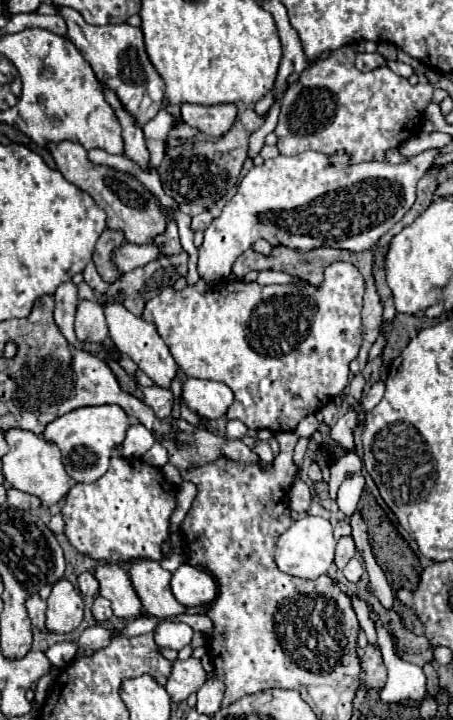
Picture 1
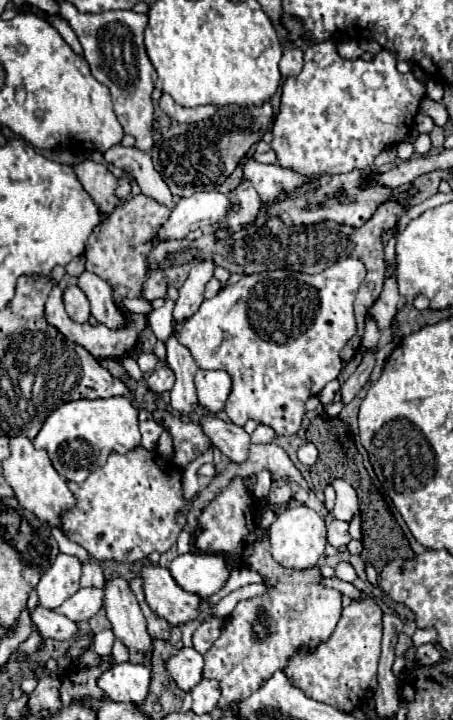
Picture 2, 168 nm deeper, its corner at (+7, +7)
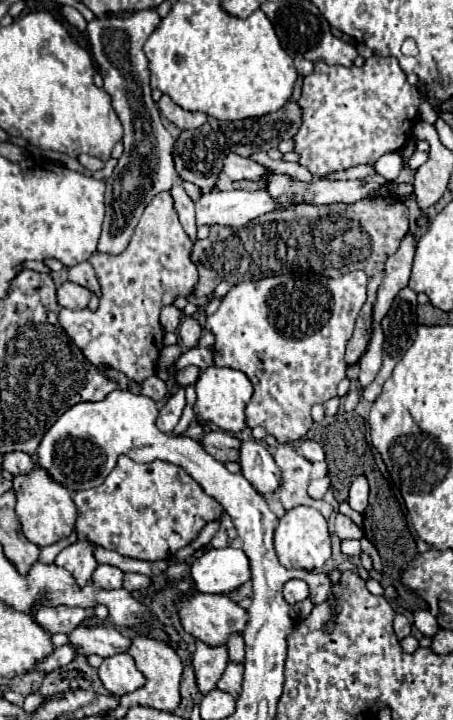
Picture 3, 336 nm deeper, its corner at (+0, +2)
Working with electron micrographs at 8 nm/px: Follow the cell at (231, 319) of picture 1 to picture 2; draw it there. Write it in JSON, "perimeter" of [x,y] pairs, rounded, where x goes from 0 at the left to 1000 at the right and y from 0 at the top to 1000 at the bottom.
{"perimeter":[[[773,357],[698,382],[627,374],[539,382],[525,393],[499,396],[481,410],[455,415],[424,440],[384,446],[384,465],[415,482],[442,513],[490,513],[508,521],[512,543],[494,571],[512,588],[539,590],[547,582],[561,582],[600,593],[609,604],[649,604],[671,579],[671,560],[755,515],[751,488],[786,463],[777,426],[804,382],[804,365]]]}

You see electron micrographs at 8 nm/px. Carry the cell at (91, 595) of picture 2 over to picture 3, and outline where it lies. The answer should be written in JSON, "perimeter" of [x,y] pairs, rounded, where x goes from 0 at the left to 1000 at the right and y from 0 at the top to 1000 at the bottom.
{"perimeter":[[[95,842],[73,858],[108,881],[121,881],[121,878],[152,881],[166,869],[174,869],[179,861],[196,858],[201,853],[205,853],[205,847],[196,847],[196,844],[139,844],[139,842],[113,844],[113,842]]]}

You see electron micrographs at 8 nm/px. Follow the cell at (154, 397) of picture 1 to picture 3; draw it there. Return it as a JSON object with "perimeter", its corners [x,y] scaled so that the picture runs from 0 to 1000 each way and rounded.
{"perimeter":[[[413,508],[413,511],[404,511],[404,514],[391,517],[391,533],[395,533],[395,536],[430,533],[430,528],[439,525],[439,519],[444,519],[444,511],[435,511],[435,508]]]}

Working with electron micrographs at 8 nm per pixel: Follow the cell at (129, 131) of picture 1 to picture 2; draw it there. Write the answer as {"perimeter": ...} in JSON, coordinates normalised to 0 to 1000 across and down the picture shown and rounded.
{"perimeter":[[[252,201],[230,213],[230,221],[234,221],[234,226],[247,226],[247,229],[291,240],[291,246],[305,251],[318,271],[344,276],[349,282],[358,282],[375,290],[384,288],[384,274],[380,274],[371,257],[358,251],[353,240],[336,232],[336,221],[322,210],[309,210],[300,204]]]}

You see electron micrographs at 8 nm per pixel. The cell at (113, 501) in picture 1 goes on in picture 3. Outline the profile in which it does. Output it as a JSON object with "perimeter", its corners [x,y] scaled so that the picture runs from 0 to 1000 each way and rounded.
{"perimeter":[[[263,633],[258,647],[223,675],[166,683],[166,703],[170,703],[170,739],[179,750],[201,750],[223,761],[263,767],[267,772],[325,781],[369,778],[386,772],[391,764],[417,758],[439,744],[453,728],[492,714],[492,703],[475,692],[457,689],[448,678],[404,650],[364,639],[307,644],[294,642],[285,633]]]}

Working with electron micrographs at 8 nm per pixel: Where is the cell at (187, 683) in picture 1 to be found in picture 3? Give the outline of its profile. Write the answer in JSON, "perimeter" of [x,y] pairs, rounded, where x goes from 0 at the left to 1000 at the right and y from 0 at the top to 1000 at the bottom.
{"perimeter":[[[435,892],[426,928],[444,964],[466,961],[501,928],[501,900],[466,900],[448,892]]]}

